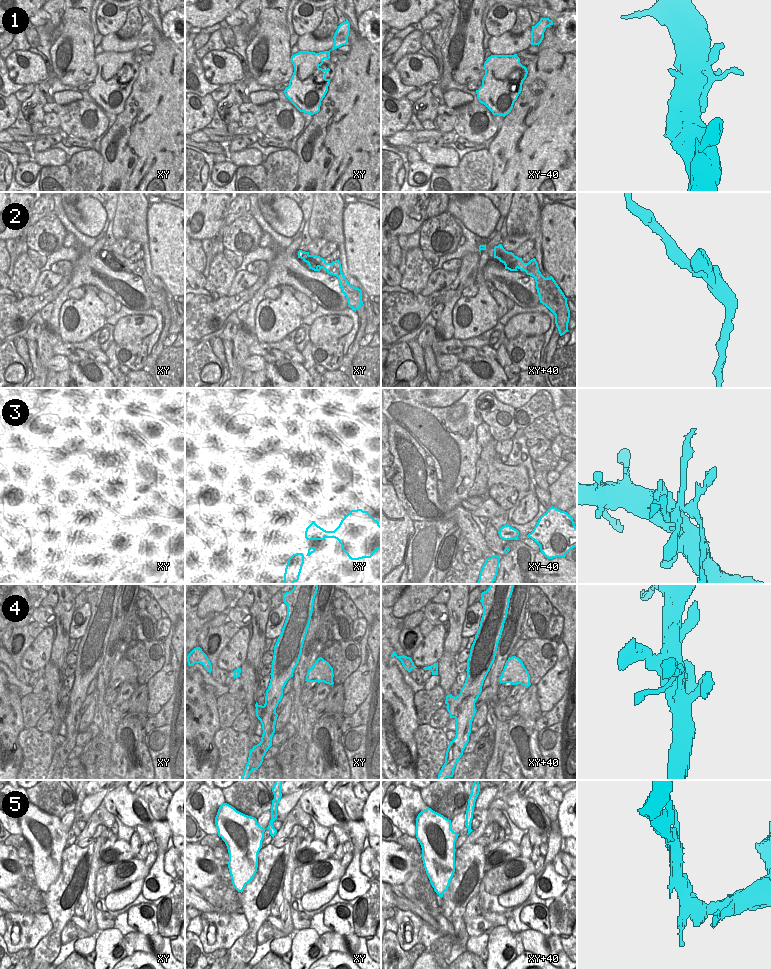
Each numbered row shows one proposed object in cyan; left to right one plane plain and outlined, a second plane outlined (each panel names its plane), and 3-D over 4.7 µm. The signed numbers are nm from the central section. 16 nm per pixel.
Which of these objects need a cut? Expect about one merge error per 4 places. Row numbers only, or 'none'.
3, 5

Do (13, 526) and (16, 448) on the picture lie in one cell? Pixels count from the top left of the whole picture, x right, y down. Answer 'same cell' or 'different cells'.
different cells

